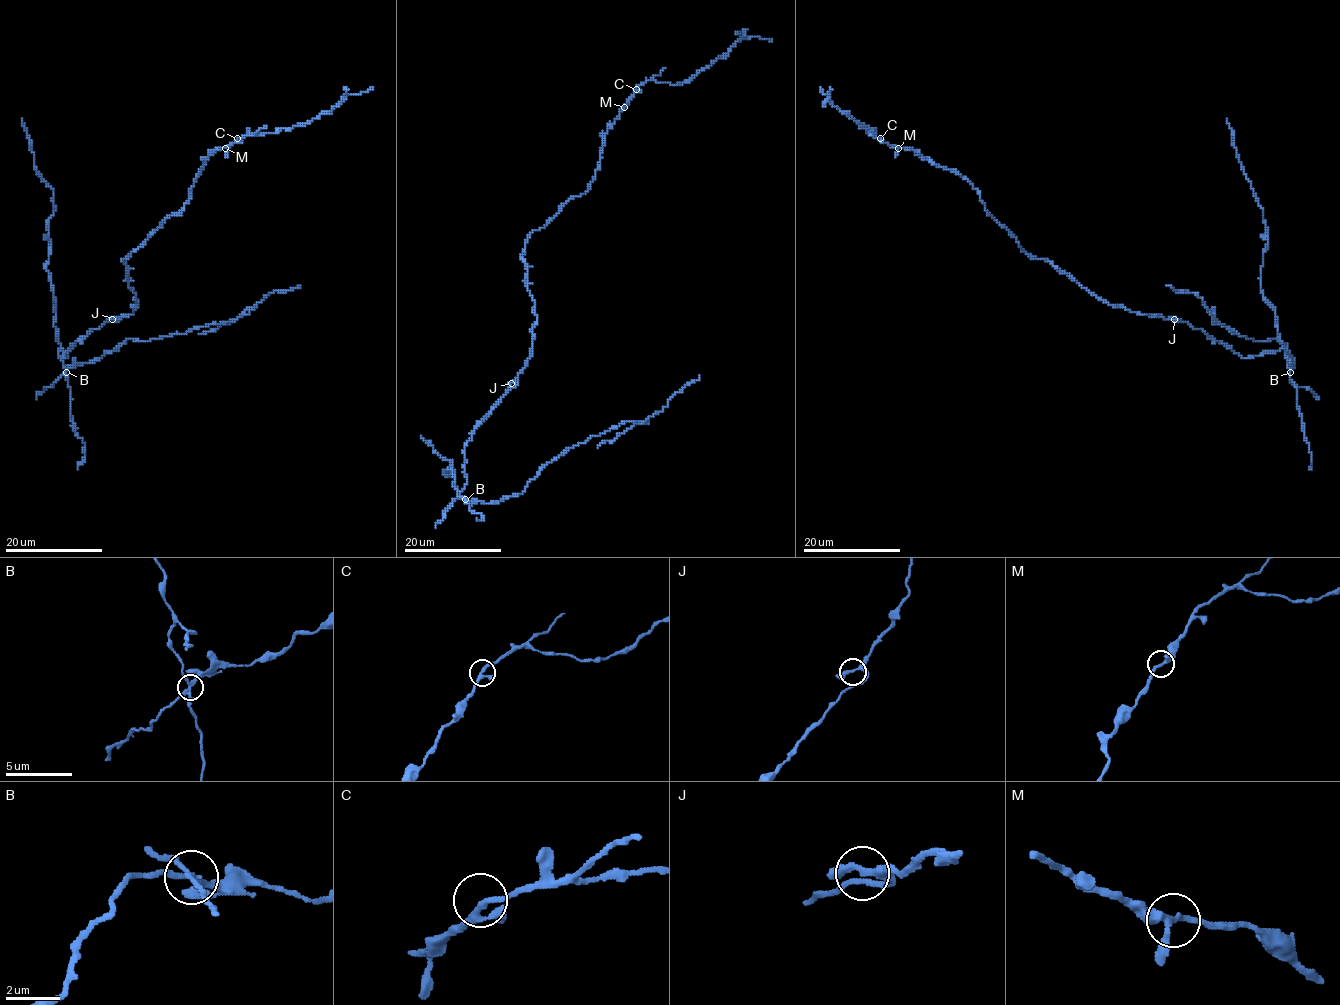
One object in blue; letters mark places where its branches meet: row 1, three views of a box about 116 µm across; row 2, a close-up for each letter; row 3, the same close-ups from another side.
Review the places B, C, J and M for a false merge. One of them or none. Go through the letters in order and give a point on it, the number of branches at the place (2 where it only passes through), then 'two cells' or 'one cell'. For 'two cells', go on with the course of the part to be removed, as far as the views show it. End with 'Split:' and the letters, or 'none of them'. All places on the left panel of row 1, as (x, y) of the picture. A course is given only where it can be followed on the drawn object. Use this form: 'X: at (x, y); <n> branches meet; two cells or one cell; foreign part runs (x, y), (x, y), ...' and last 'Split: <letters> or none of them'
B: at (66, 372); 4 branches meet; two cells; foreign part runs (66, 372), (72, 366), (99, 360), (127, 339), (147, 342), (229, 321), (248, 314), (269, 293), (301, 285)
C: at (237, 138); 3 branches meet; one cell
J: at (112, 319); 3 branches meet; one cell
M: at (225, 148); 3 branches meet; one cell
Split: B

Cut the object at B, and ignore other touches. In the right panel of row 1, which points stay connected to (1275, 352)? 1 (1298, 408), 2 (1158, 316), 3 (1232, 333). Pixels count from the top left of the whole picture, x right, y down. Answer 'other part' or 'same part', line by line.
1: same part
2: same part
3: other part

